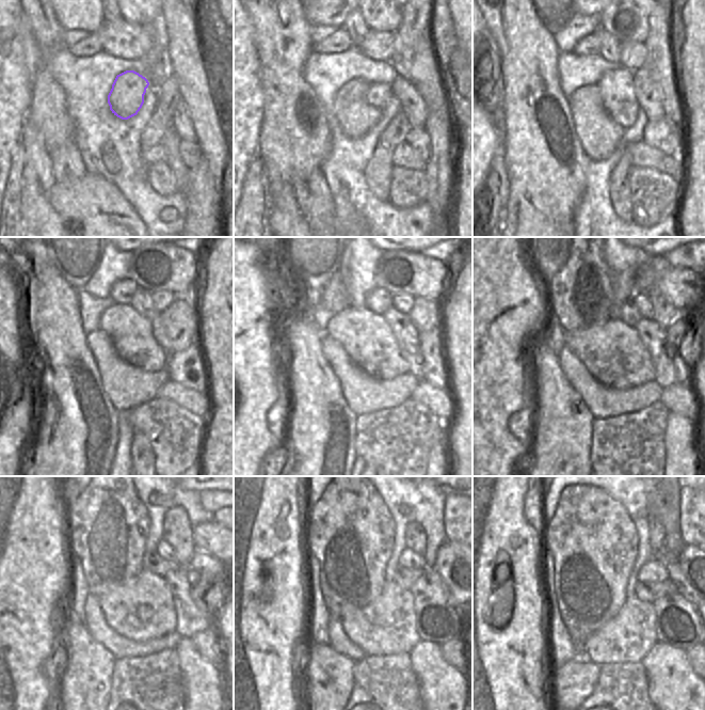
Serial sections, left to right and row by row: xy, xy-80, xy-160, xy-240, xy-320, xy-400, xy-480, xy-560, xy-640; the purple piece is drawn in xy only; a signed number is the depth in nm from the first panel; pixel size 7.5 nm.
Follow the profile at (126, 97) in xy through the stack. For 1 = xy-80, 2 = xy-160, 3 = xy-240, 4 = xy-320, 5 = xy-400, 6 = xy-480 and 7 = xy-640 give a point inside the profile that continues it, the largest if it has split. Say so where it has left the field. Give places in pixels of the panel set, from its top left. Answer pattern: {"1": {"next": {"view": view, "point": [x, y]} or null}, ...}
{"1": {"next": {"view": "xy-80", "point": [355, 114]}}, "2": {"next": {"view": "xy-160", "point": [599, 135]}}, "3": {"next": {"view": "xy-240", "point": [128, 387]}}, "4": {"next": {"view": "xy-320", "point": [364, 394]}}, "5": {"next": {"view": "xy-400", "point": [603, 401]}}, "6": {"next": {"view": "xy-480", "point": [119, 646]}}, "7": {"next": {"view": "xy-640", "point": [581, 652]}}}

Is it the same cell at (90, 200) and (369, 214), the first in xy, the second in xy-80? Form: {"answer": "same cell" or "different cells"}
{"answer": "different cells"}

